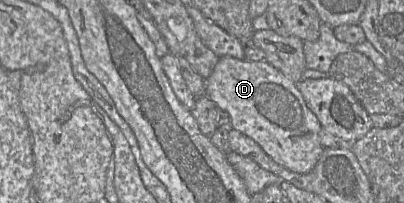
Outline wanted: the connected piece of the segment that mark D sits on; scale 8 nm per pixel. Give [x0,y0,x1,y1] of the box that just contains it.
[204,56,324,174]

